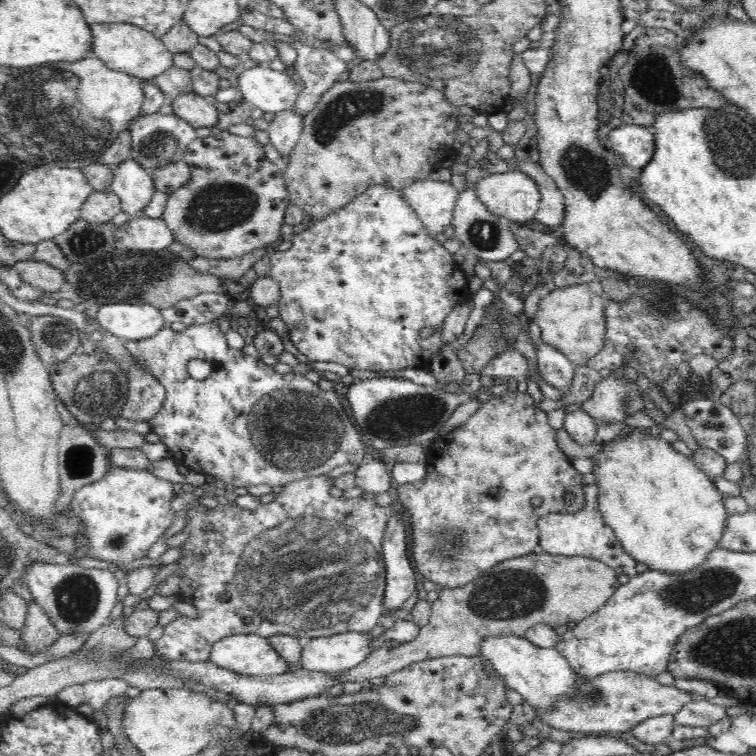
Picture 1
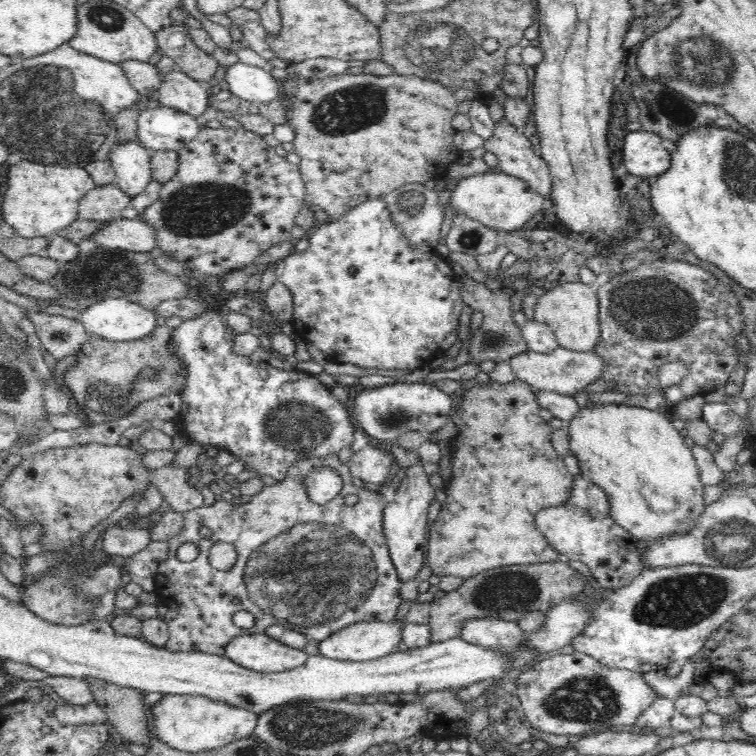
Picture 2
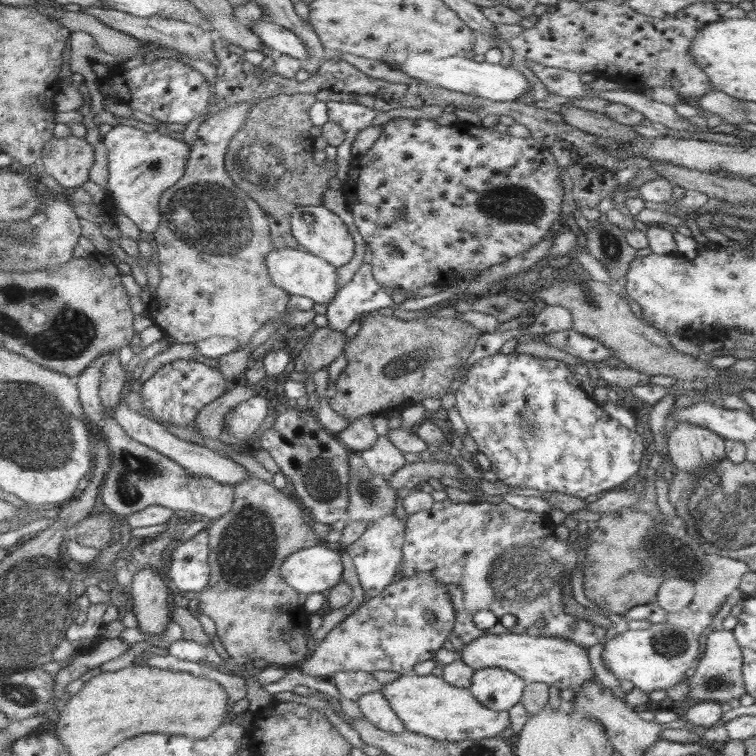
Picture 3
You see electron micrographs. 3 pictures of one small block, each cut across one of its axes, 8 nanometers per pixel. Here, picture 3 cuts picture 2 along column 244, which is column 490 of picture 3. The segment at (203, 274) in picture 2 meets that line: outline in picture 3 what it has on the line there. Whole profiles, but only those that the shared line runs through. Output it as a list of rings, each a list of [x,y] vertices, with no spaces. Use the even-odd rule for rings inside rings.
[[[396,117],[384,126],[380,138],[374,142],[366,155],[356,155],[352,158],[349,179],[343,183],[340,191],[344,194],[360,236],[372,250],[374,261],[371,262],[371,266],[374,280],[387,290],[400,288],[415,293],[427,284],[448,288],[449,285],[469,274],[474,278],[482,270],[488,271],[493,266],[501,265],[544,239],[549,234],[549,229],[558,223],[563,211],[565,193],[561,184],[561,171],[556,158],[538,139],[514,137],[507,132],[502,134],[492,128],[460,122],[451,126],[442,126],[435,119]]]

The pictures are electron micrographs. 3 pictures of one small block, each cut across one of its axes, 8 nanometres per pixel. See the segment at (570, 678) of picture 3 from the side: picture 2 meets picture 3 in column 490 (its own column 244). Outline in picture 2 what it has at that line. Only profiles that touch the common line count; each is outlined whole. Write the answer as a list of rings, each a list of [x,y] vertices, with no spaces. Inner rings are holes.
[[[263,634],[242,635],[230,640],[224,656],[258,673],[280,673],[306,664],[306,652],[282,645]]]

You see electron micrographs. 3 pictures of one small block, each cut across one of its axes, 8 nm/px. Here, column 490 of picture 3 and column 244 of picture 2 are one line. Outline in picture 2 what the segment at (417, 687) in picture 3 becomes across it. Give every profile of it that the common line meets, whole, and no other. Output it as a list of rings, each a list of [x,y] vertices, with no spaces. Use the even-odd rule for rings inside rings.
[[[167,694],[151,706],[152,730],[158,740],[180,752],[198,753],[223,748],[226,744],[253,736],[259,715],[251,710],[202,695]]]

